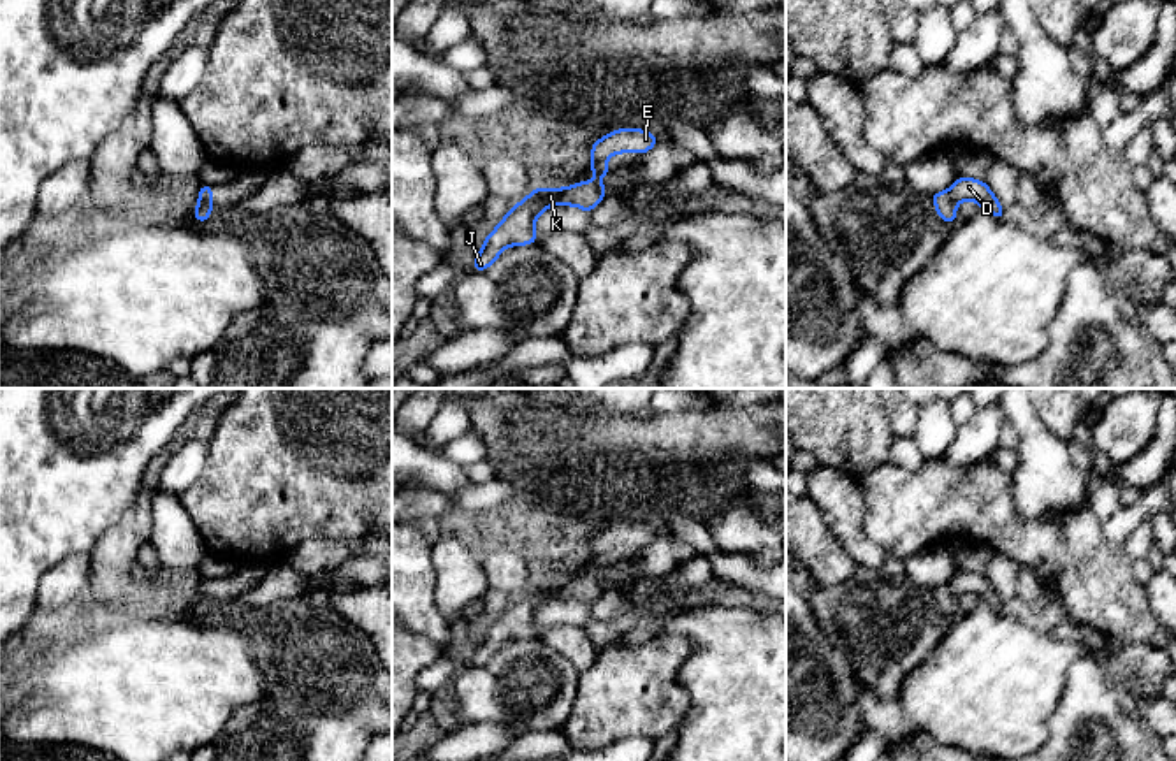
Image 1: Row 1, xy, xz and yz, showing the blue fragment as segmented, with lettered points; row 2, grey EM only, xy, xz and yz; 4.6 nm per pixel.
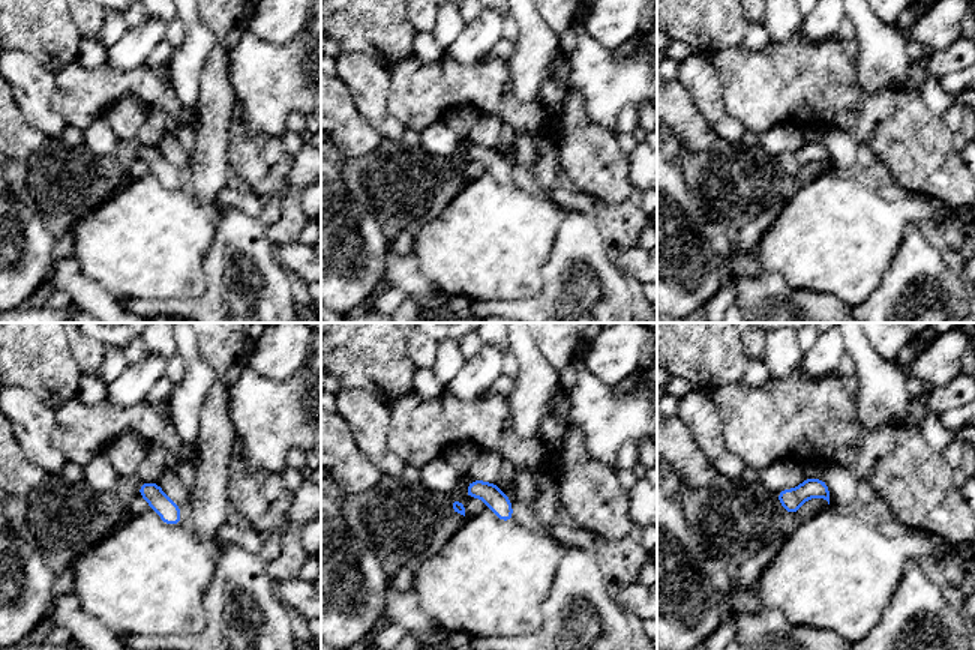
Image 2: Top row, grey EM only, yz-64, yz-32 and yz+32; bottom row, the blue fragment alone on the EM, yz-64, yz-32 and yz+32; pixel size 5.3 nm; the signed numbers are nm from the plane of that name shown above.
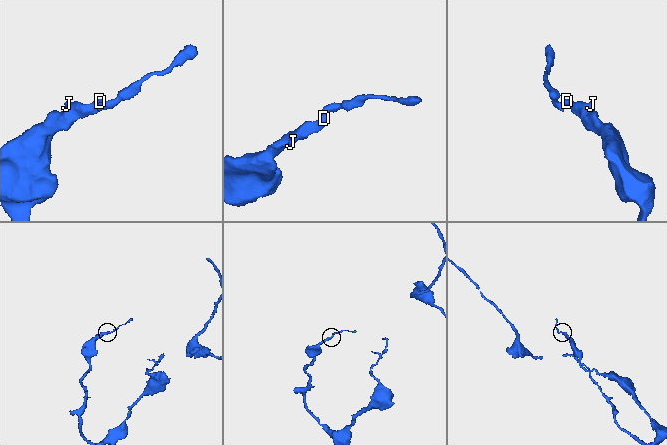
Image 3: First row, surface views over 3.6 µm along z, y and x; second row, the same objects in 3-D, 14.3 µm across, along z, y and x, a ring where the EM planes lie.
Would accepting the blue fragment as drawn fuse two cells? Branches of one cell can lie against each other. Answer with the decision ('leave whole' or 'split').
leave whole

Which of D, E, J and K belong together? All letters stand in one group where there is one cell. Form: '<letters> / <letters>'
D E J K

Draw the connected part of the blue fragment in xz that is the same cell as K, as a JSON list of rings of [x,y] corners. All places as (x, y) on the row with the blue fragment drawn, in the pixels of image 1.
[[[580,181],[566,188],[534,188],[499,220],[499,225],[482,243],[471,269],[475,272],[485,271],[508,246],[536,244],[534,221],[552,204],[577,206],[589,214],[606,193],[599,181]]]

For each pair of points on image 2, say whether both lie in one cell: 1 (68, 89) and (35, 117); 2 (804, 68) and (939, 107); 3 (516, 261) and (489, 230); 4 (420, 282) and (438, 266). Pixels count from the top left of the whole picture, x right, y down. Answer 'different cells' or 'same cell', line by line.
1: different cells
2: different cells
3: same cell
4: different cells

